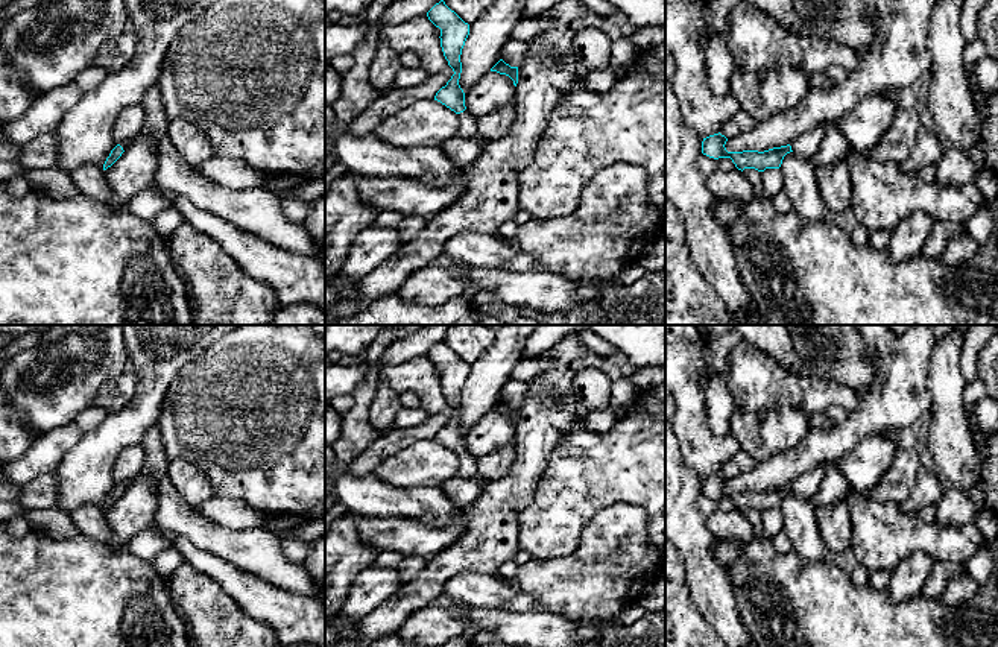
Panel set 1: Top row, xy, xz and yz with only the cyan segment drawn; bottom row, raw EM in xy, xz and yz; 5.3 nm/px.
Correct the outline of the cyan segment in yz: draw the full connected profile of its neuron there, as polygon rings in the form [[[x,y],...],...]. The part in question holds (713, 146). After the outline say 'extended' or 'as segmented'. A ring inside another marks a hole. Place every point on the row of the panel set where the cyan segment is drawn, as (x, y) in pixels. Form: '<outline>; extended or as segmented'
[[[835,122],[820,123],[813,131],[797,137],[791,144],[773,147],[764,152],[728,152],[725,147],[728,138],[718,132],[703,138],[702,153],[714,159],[731,158],[735,167],[741,172],[744,169],[755,169],[758,172],[764,172],[766,169],[779,169],[784,156],[790,152],[796,152],[804,158],[813,156],[832,123]]]; extended

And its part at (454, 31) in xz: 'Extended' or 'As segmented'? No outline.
Extended

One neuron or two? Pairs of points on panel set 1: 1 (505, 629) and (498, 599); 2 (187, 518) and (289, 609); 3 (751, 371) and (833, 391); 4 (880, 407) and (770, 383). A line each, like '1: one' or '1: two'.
1: two
2: two
3: one
4: two

